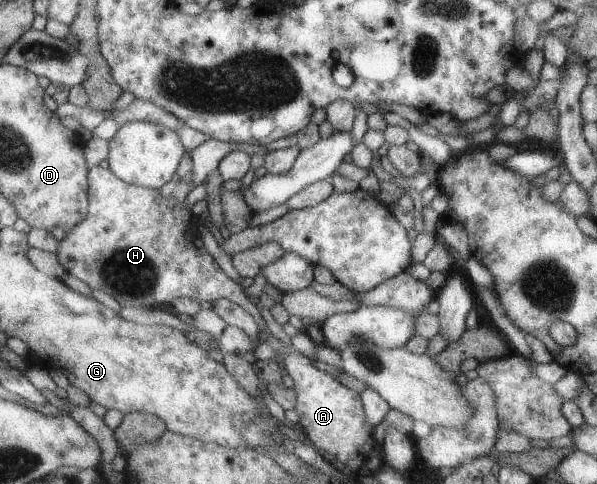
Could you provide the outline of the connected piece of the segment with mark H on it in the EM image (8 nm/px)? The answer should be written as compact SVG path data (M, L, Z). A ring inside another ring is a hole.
M185 150L173 179L160 188L129 185L119 179L110 167L97 166L88 170L87 215L58 243L58 260L71 275L82 279L93 290L109 294L122 307L152 308L161 303L173 304L177 298L189 298L200 304L204 301L213 303L221 298L230 299L255 318L263 341L279 351L283 347L282 342L268 331L260 309L247 297L245 289L221 270L201 240L198 229L200 220L188 206L188 195L194 188L194 165L189 152Z

